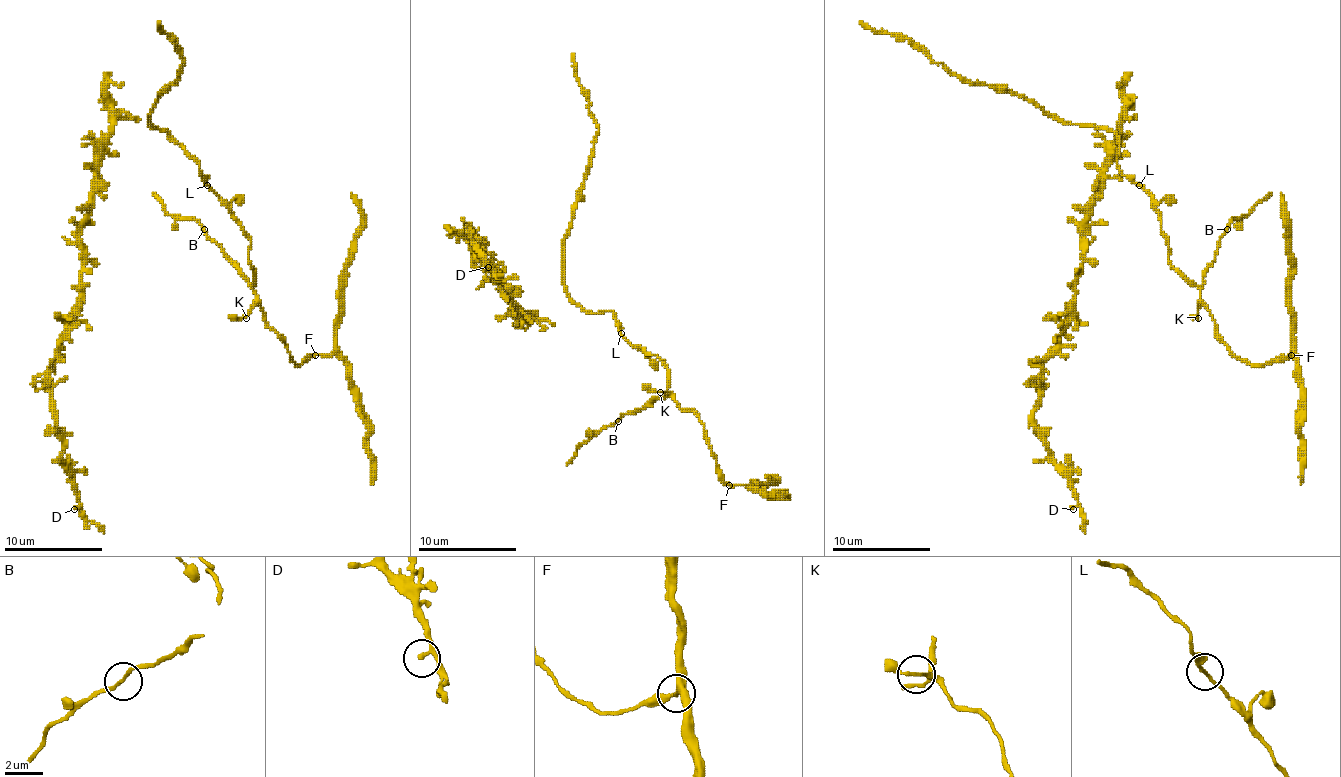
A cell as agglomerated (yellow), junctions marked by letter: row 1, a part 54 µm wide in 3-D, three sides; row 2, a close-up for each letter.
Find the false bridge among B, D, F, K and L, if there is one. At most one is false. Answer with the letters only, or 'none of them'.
none of them

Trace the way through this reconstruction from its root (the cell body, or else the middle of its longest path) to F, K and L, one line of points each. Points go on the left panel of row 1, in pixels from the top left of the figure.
F: (167, 134), (199, 166), (204, 183), (251, 242), (256, 303), (268, 325), (297, 364), (314, 354)
K: (167, 134), (199, 166), (204, 183), (221, 200), (251, 242), (248, 264), (253, 269), (256, 305), (246, 318)
L: (167, 134), (199, 166), (199, 173), (207, 185)

